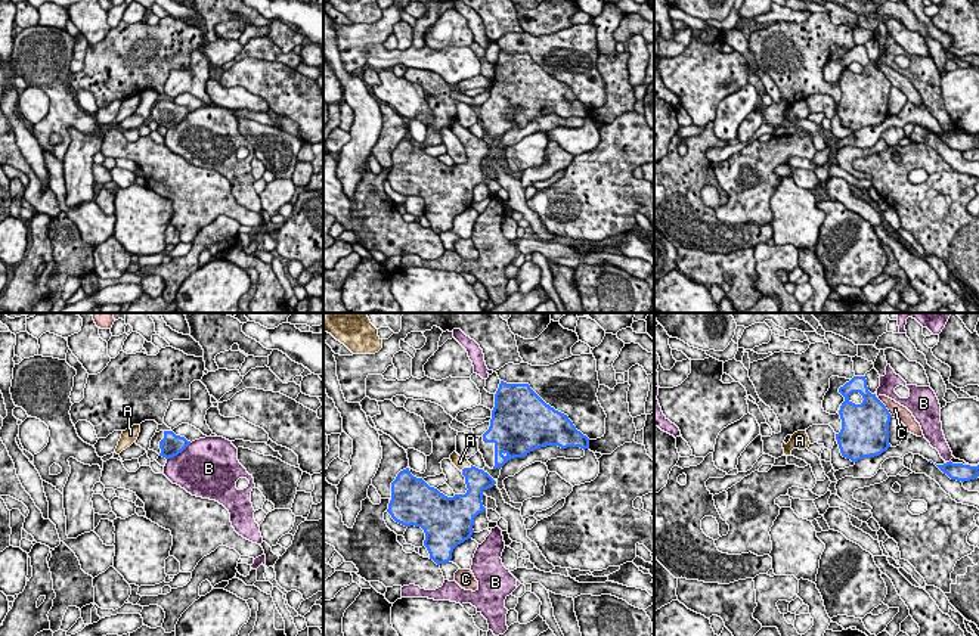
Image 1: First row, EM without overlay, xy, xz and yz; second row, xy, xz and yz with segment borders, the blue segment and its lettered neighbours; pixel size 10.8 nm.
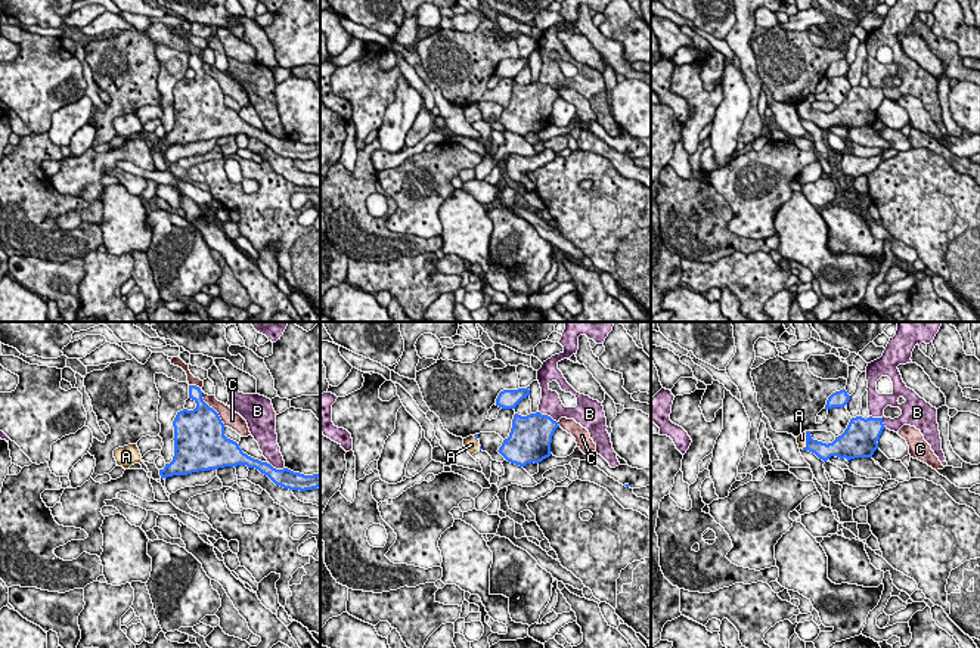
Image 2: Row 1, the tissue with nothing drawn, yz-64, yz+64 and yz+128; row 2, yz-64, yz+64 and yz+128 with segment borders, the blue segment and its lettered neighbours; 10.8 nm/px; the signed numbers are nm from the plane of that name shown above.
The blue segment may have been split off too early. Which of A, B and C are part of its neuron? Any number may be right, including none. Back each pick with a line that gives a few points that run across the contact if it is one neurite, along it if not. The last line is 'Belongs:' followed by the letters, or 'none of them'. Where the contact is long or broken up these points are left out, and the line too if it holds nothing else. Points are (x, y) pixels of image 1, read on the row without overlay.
A: line xz (477, 149), (465, 137), (459, 132)
Belongs: A

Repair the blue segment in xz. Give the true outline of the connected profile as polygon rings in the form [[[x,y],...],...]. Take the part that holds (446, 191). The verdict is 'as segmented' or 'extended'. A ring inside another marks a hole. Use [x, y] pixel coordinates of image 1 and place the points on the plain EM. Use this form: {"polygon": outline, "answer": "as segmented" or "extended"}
{"polygon": [[[456,121],[450,124],[450,130],[465,146],[465,164],[447,167],[406,137],[391,152],[387,179],[396,192],[424,199],[424,215],[437,235],[449,232],[453,218],[471,208],[474,187],[486,180],[483,161],[495,155],[487,142],[473,136]]], "answer": "extended"}

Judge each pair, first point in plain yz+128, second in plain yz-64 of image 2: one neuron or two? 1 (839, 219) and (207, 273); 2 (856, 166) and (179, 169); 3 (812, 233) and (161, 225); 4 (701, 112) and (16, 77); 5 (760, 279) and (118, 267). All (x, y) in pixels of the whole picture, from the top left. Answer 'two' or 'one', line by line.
1: one
2: one
3: two
4: one
5: two

